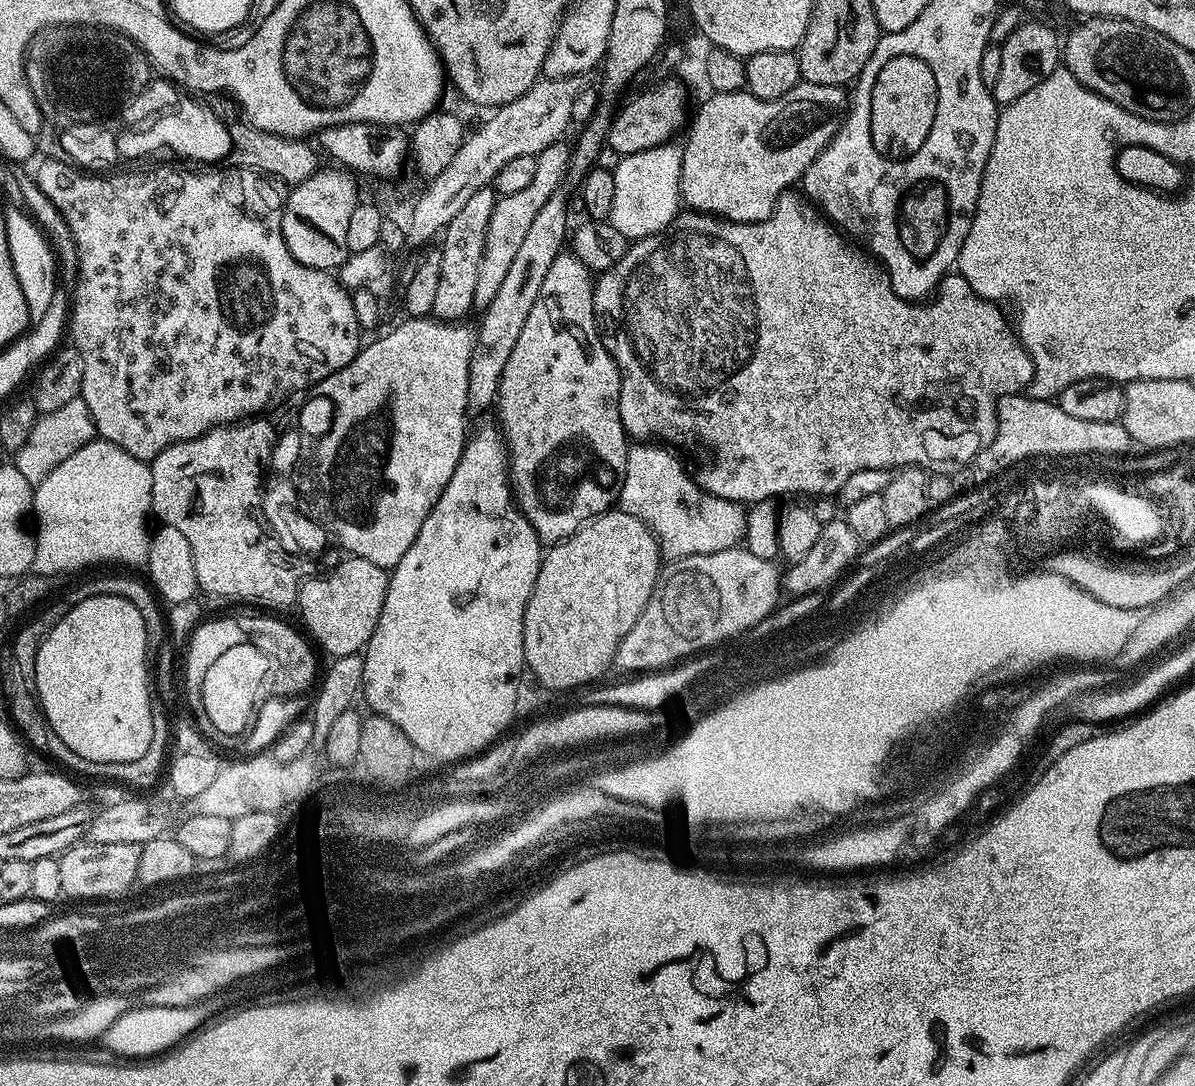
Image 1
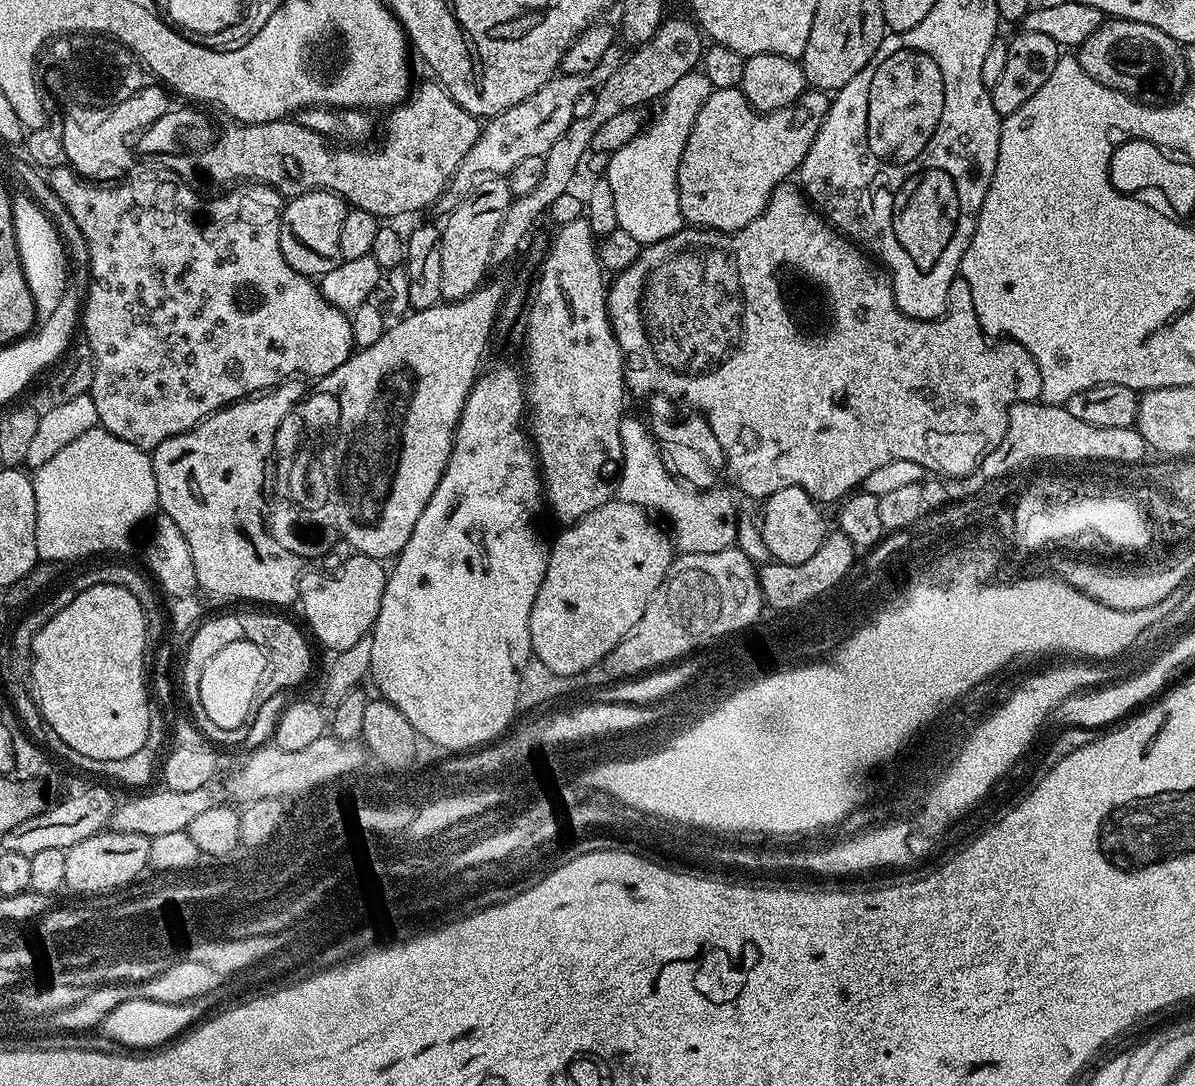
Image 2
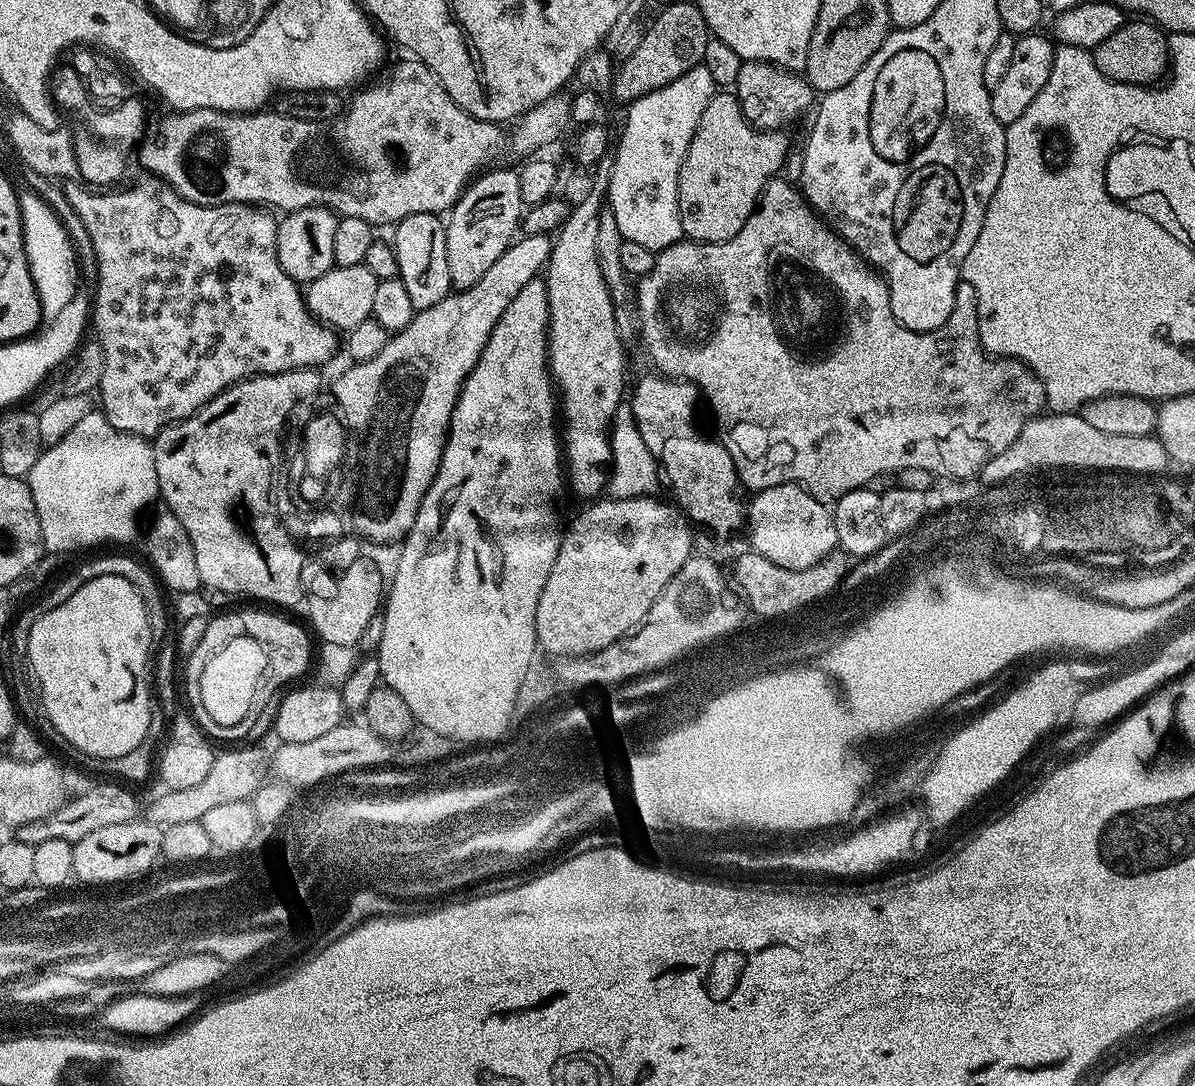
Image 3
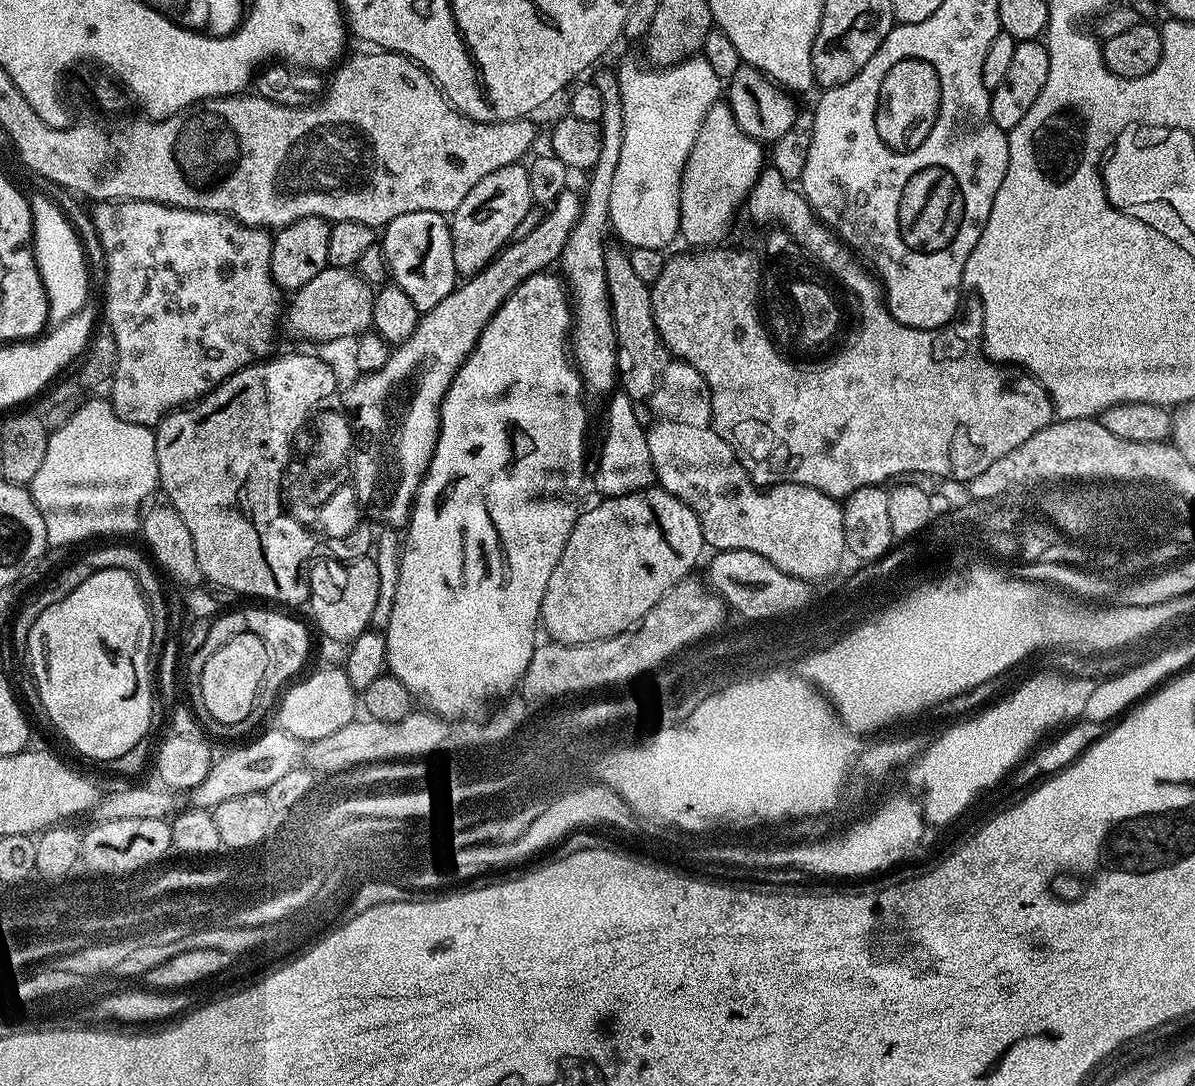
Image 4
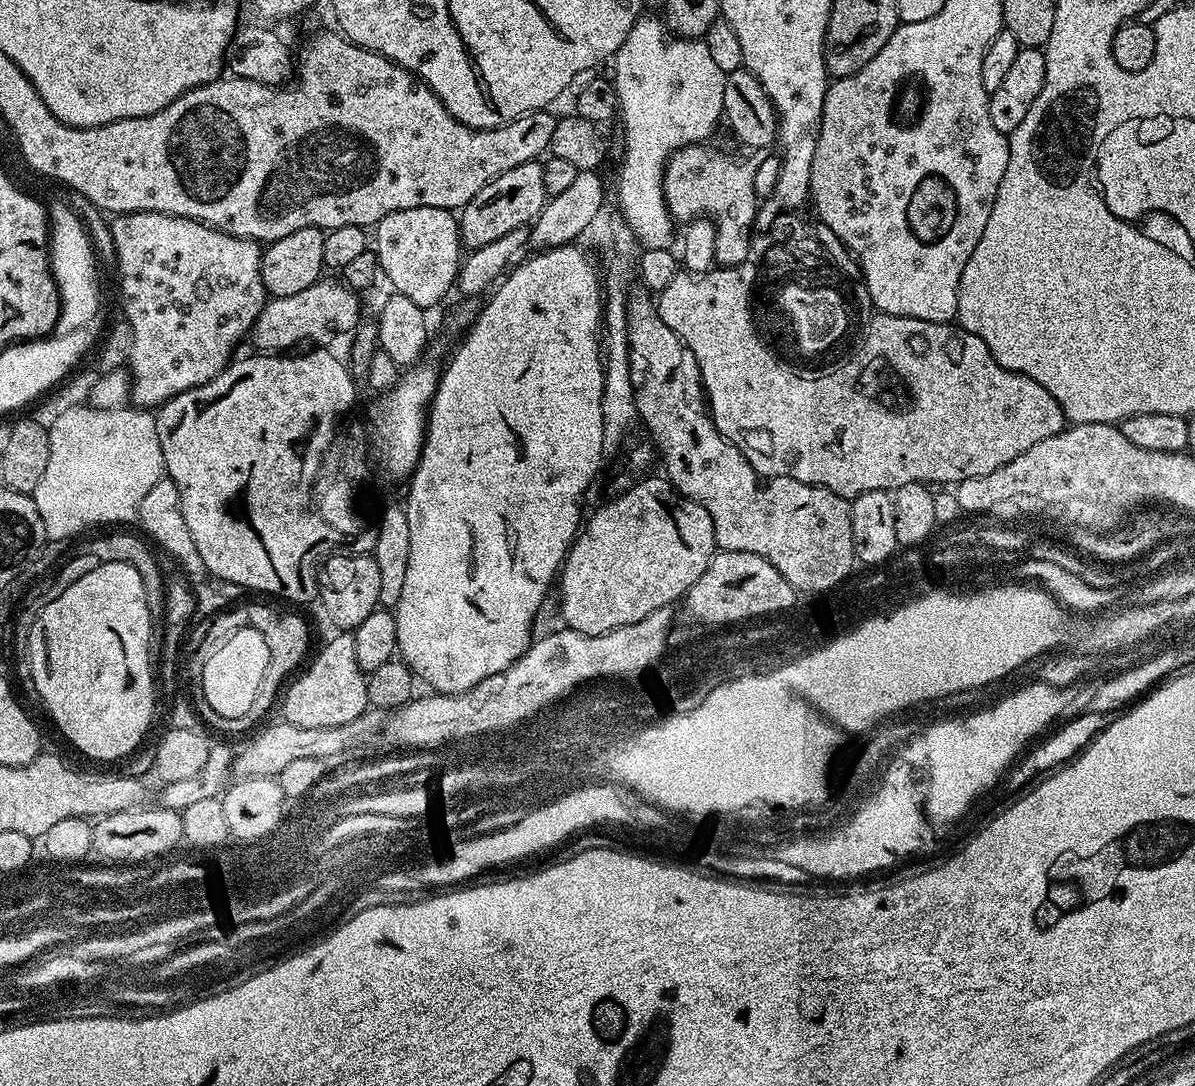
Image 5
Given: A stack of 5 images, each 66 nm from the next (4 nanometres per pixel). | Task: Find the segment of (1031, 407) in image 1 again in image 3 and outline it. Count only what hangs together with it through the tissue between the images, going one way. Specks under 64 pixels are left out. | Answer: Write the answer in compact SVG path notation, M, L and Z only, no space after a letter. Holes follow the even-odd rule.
M1076 412L1033 416L1022 426L1018 438L1002 454L998 454L982 469L984 484L992 485L1000 477L1016 472L1020 476L1033 468L1058 468L1062 464L1101 464L1105 471L1131 474L1160 474L1170 464L1159 435L1131 436L1106 434L1089 426Z

